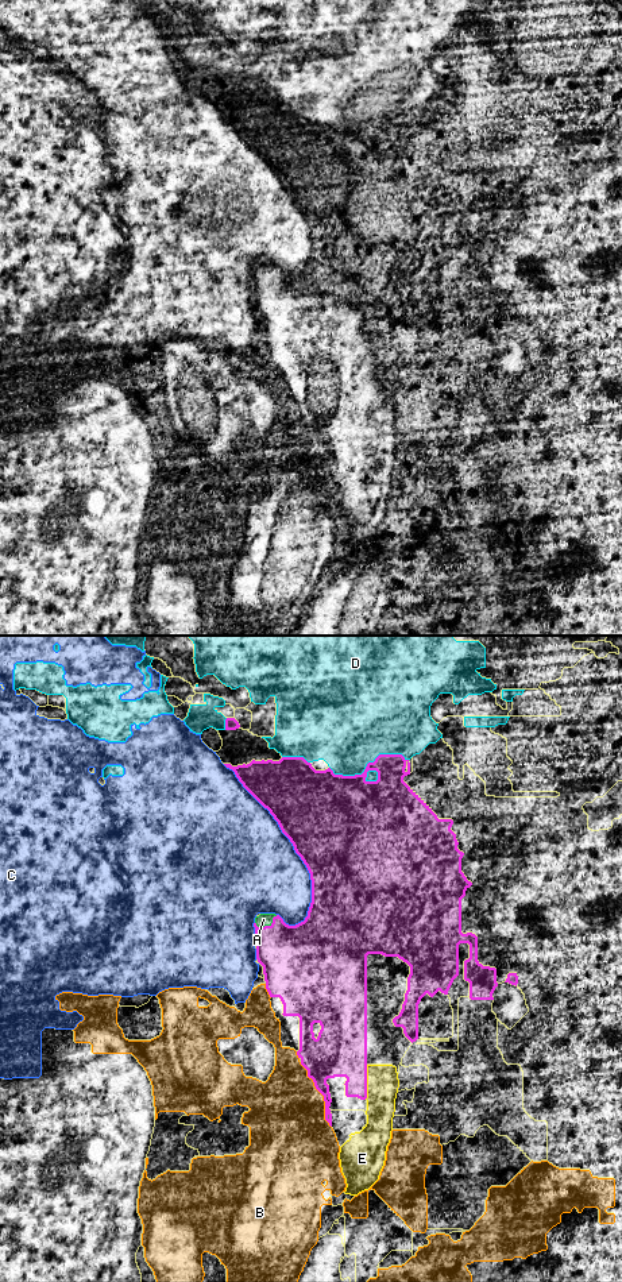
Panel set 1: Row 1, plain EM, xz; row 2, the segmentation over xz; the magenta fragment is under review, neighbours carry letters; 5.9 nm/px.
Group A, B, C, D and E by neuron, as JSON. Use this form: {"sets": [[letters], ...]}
{"sets": [["A", "E"], ["B"], ["C"], ["D"]]}

